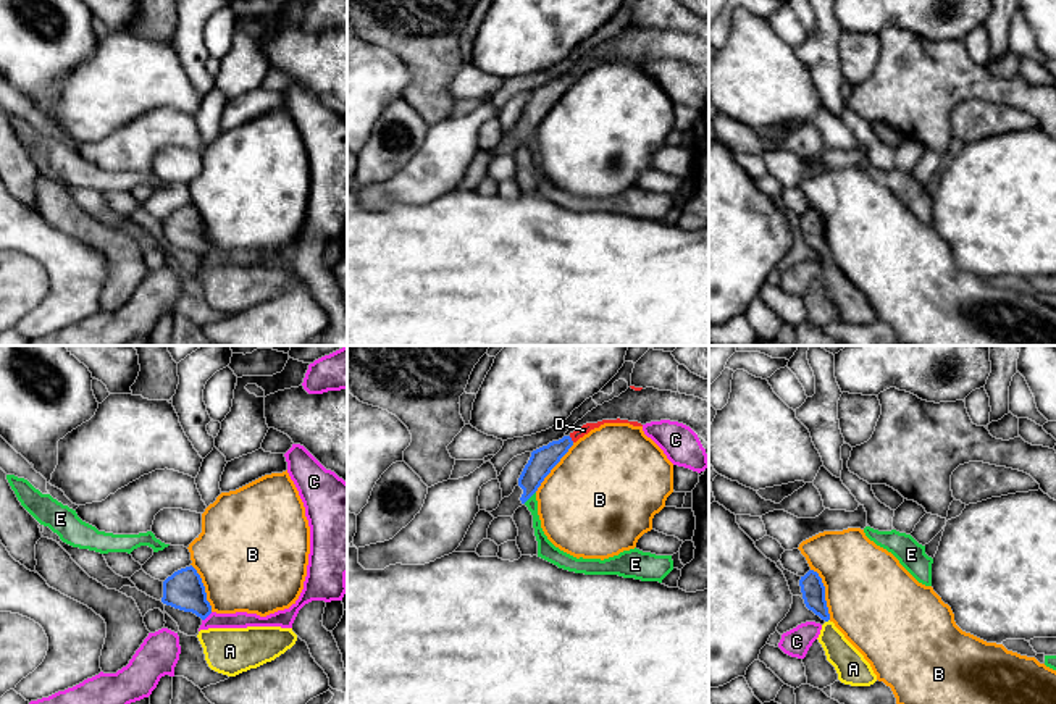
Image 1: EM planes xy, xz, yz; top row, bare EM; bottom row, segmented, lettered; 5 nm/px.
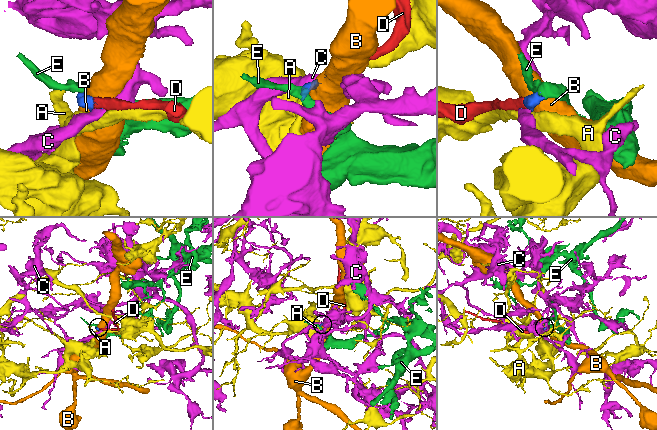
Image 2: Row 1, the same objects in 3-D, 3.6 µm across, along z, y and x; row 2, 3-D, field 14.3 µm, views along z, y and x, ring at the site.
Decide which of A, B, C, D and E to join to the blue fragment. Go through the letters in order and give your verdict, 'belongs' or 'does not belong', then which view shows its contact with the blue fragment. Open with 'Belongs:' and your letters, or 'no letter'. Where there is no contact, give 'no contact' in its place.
Belongs: D
A: does not belong; meets blue in yz
B: does not belong; meets blue in yz
C: does not belong; meets blue in xy
D: belongs; meets blue in xz
E: does not belong; meets blue in xz

